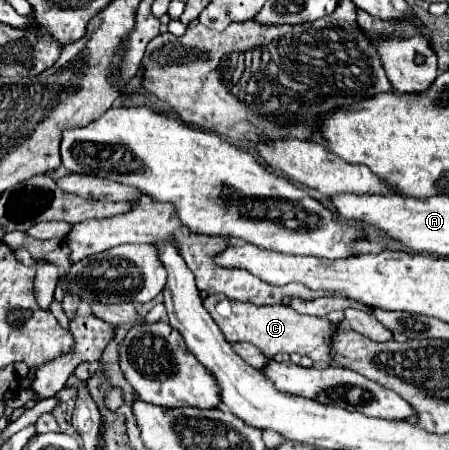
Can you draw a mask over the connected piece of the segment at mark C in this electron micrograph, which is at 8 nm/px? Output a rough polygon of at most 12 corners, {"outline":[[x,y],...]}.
{"outline":[[230,300],[214,310],[230,344],[250,342],[268,358],[298,352],[334,364],[338,324],[284,304]]}

